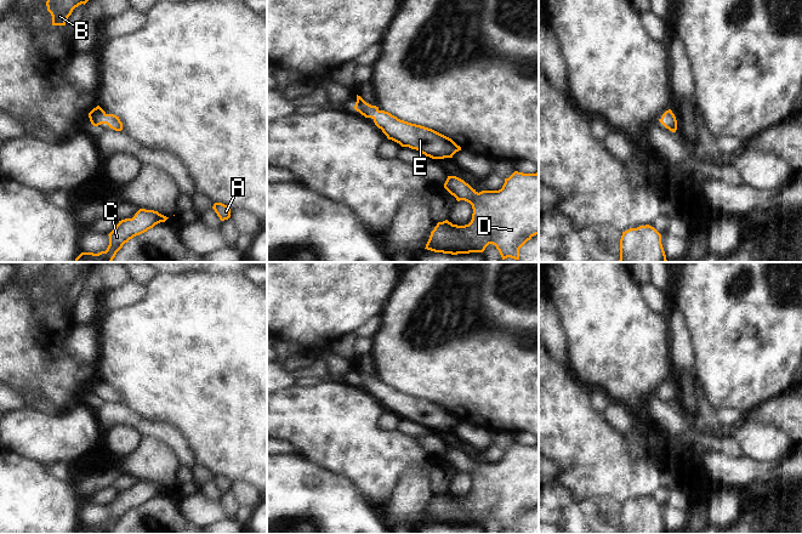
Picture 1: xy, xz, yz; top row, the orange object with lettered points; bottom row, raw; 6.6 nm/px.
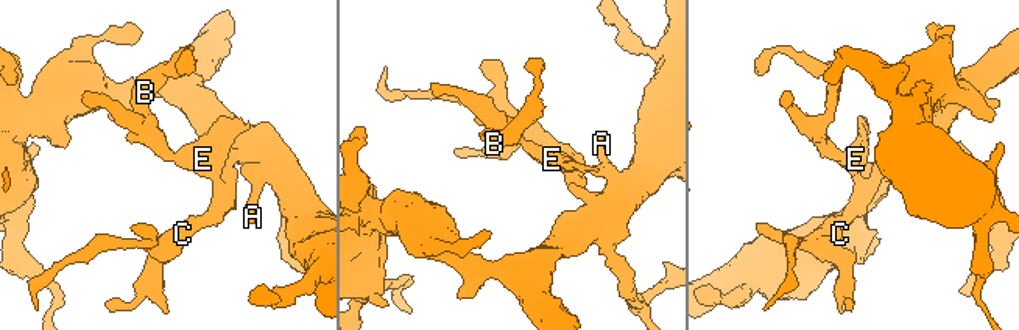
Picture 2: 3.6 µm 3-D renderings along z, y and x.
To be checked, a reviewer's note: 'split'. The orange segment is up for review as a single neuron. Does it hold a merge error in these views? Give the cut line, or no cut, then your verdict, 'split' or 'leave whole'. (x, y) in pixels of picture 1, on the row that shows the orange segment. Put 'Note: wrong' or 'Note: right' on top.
Note: wrong
no cut; leave whole

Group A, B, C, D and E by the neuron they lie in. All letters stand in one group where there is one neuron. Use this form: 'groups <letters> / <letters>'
groups A B C D E

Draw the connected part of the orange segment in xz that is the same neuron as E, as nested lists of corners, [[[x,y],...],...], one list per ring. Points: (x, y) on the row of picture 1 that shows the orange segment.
[[[358,95],[354,109],[365,118],[371,118],[388,140],[402,147],[416,149],[432,159],[453,158],[456,152],[461,150],[461,147],[451,138],[432,129],[400,120],[388,112],[366,103]]]

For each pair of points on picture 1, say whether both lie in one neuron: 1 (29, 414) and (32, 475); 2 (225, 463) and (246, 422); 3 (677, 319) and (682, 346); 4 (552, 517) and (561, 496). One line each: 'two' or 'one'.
1: two
2: one
3: one
4: one

